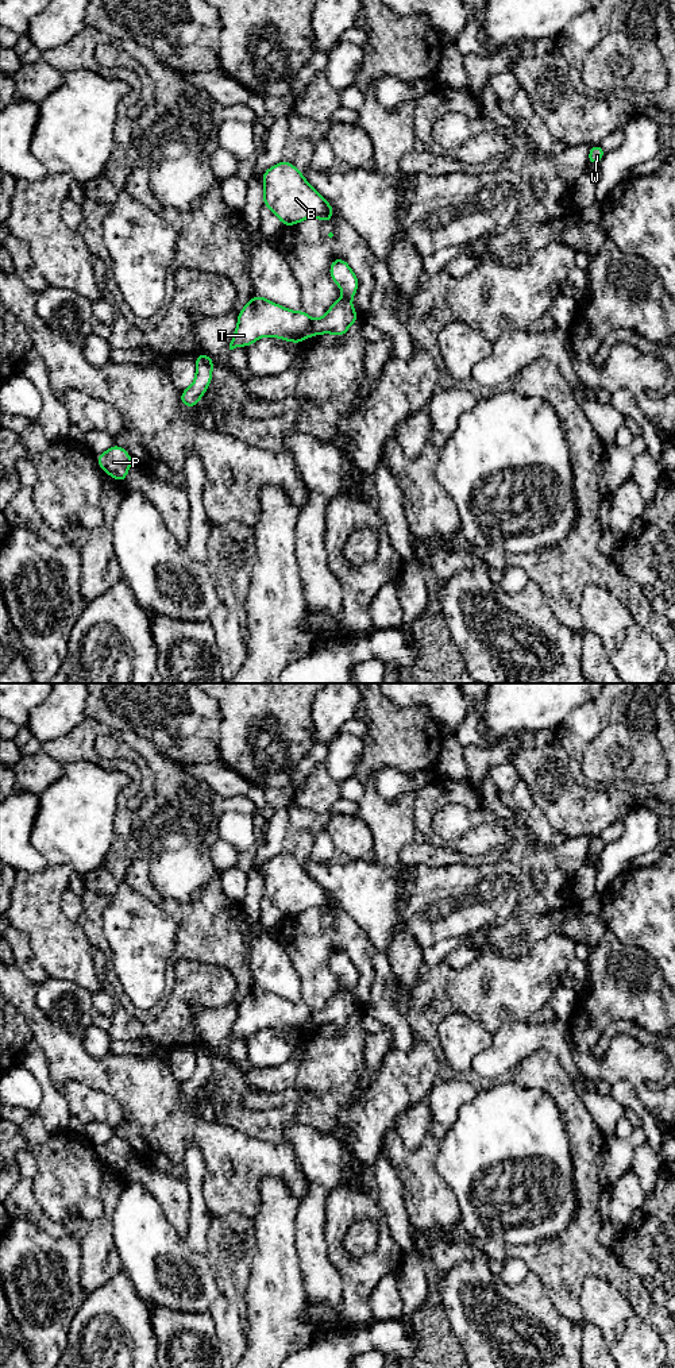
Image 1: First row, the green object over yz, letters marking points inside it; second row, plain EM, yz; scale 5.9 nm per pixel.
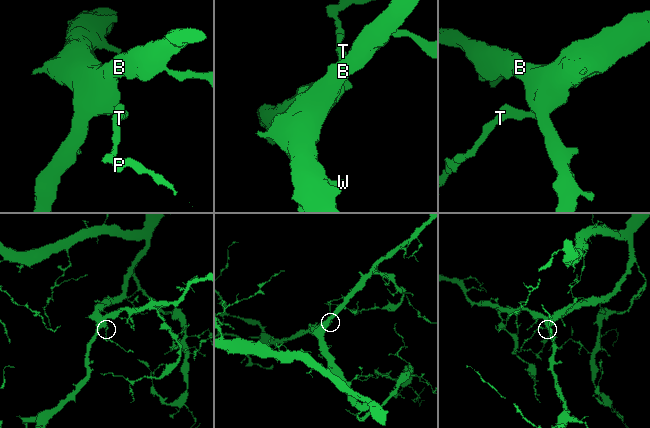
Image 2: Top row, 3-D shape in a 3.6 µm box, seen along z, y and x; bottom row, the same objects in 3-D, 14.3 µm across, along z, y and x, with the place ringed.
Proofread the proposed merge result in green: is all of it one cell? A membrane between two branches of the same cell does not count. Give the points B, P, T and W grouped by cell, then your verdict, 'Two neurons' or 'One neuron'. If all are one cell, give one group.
Groups: B P T W. One neuron

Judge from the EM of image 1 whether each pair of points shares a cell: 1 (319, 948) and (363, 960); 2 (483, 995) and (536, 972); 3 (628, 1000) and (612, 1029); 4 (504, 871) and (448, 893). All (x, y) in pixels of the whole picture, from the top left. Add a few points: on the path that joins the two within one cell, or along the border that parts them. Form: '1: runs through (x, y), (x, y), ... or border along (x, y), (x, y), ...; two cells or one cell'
1: runs through (330, 940), (343, 940), (353, 950); one cell
2: runs through (497, 990), (516, 990), (523, 986); one cell
3: border along (647, 1031), (631, 1021), (614, 1020), (596, 1044); two cells
4: runs through (490, 885), (482, 893), (462, 893); one cell

